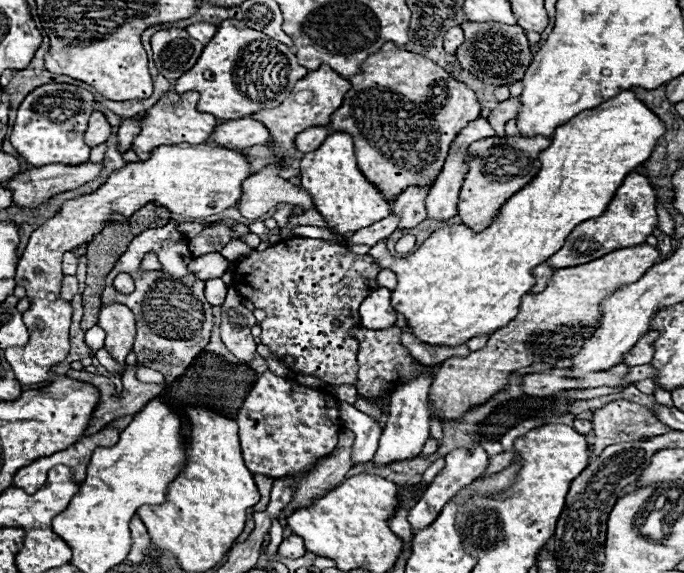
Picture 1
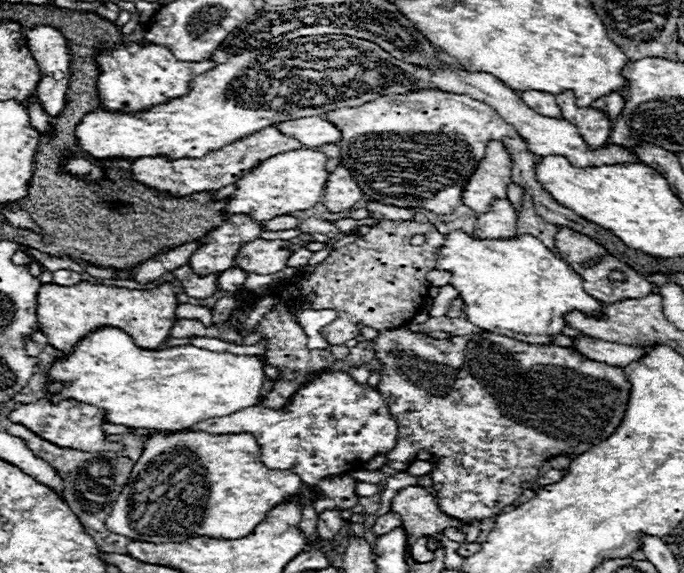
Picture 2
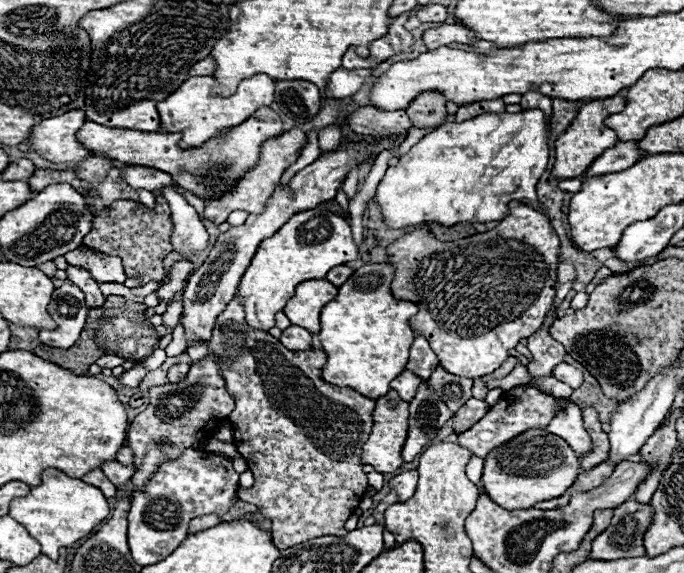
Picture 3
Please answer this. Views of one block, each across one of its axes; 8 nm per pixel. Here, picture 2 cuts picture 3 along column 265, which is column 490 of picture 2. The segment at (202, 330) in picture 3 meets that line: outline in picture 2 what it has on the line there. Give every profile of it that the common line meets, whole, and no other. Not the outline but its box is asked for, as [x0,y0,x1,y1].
[474,200,516,240]

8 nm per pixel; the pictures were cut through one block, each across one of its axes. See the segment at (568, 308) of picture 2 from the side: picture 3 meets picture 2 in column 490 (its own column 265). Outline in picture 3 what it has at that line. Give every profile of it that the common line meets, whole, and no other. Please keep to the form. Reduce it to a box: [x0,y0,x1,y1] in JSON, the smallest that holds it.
[236,204,358,332]

